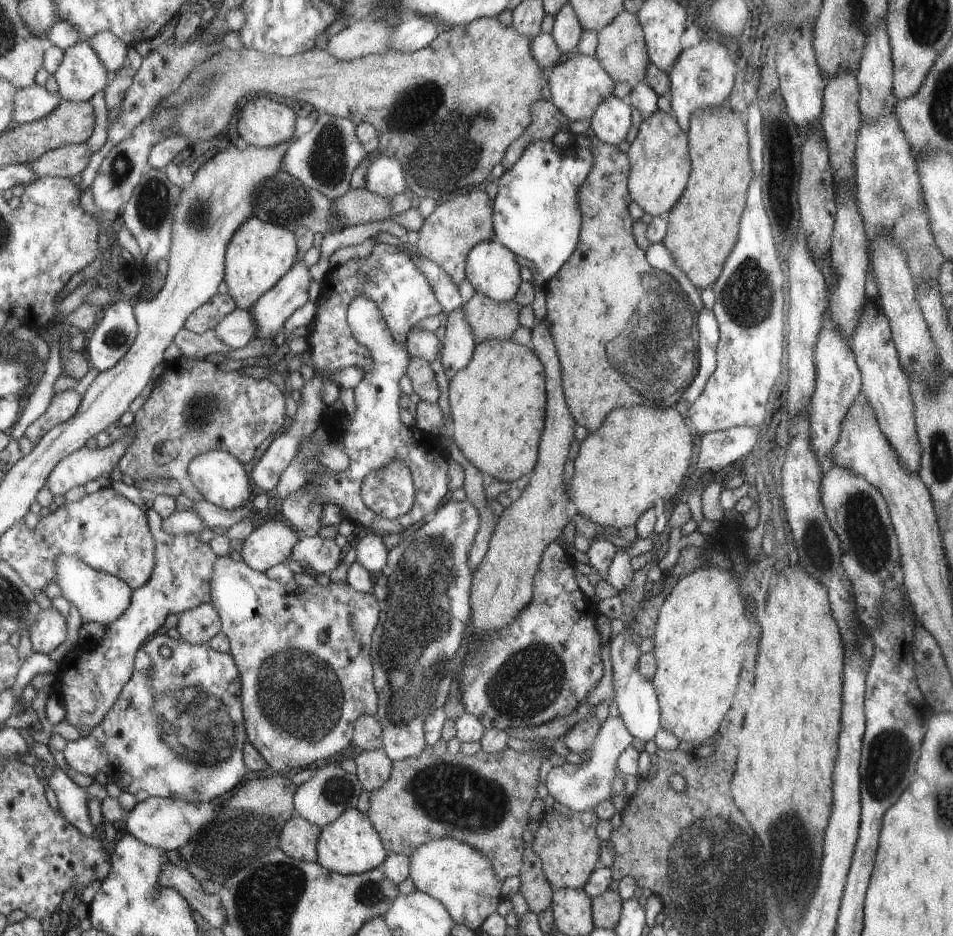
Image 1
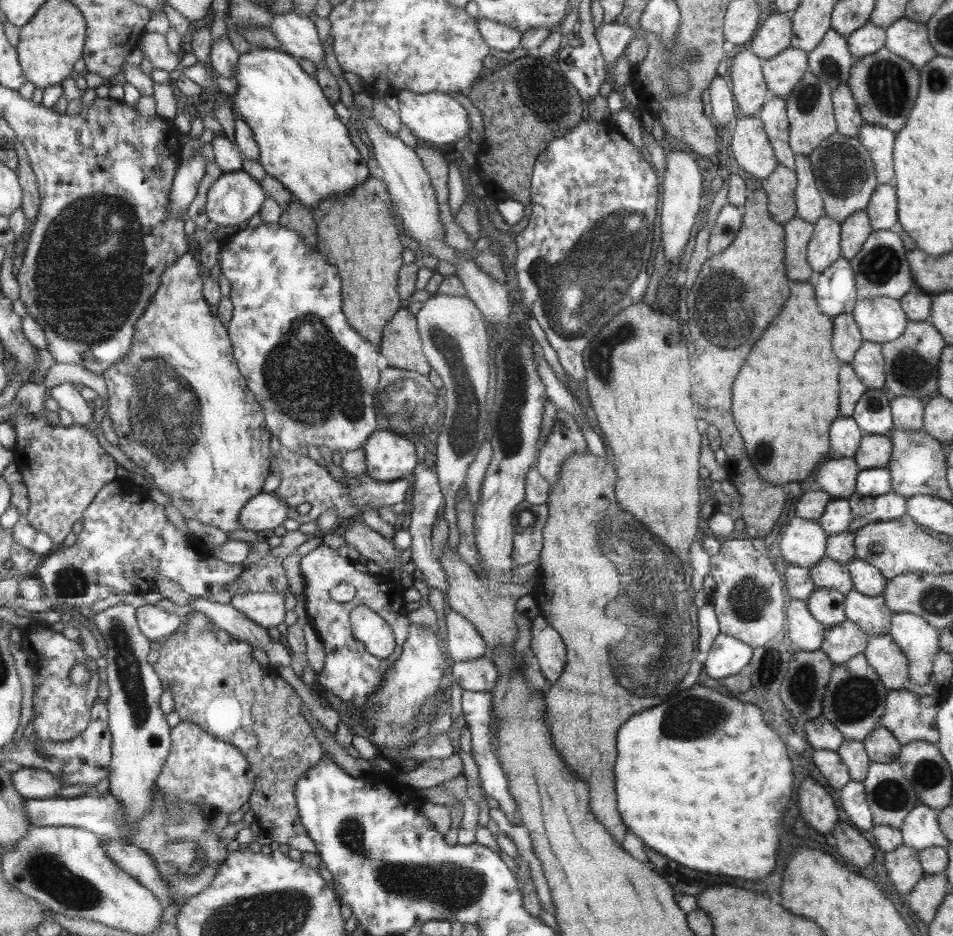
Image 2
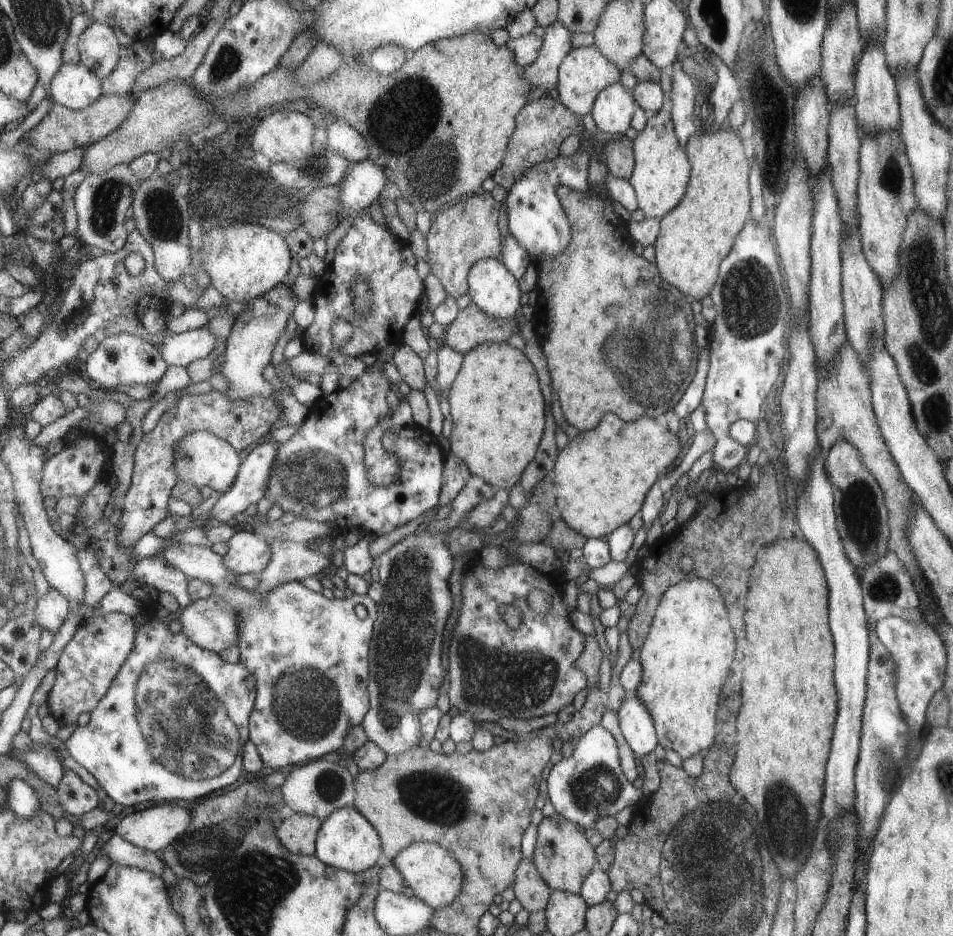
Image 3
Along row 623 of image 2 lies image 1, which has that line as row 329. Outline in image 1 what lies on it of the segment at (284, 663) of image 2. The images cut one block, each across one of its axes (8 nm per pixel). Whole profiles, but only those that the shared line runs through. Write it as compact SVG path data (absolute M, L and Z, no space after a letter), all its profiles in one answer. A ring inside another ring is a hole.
M240 308L224 316L218 326L213 329L218 340L234 350L244 348L256 336L256 324L252 320L250 310Z

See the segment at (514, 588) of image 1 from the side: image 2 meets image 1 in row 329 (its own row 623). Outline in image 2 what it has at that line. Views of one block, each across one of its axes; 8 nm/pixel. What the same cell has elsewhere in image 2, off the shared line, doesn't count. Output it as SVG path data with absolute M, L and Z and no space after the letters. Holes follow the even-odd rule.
M541 614L531 621L531 648L541 672L553 685L565 670L568 648L561 633Z

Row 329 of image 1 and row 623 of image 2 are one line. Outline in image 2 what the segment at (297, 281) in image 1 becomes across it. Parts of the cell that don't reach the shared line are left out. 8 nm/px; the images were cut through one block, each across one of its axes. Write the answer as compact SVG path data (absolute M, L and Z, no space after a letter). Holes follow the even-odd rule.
M246 592L232 595L230 604L262 628L277 627L284 622L284 593Z

